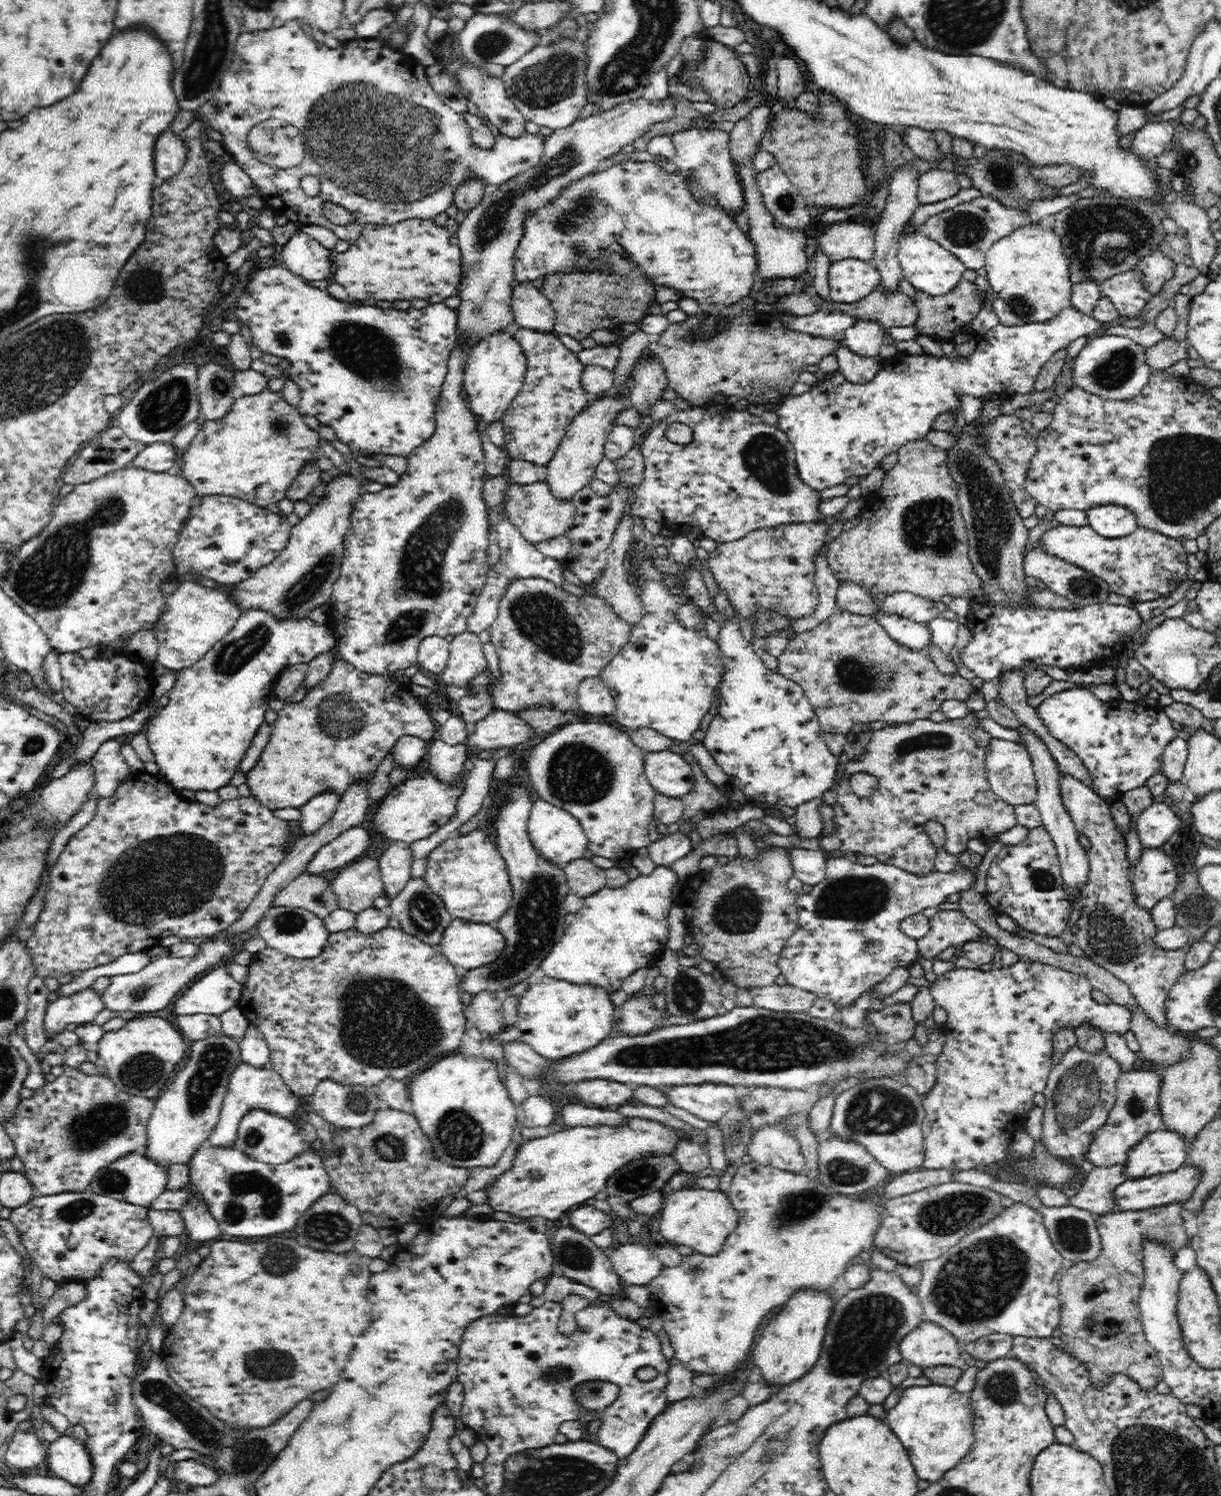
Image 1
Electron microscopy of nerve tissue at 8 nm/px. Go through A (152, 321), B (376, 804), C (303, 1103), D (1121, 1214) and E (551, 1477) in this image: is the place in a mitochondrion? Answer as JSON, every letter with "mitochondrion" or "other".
{"A":"other","B":"other","C":"other","D":"other","E":"mitochondrion"}

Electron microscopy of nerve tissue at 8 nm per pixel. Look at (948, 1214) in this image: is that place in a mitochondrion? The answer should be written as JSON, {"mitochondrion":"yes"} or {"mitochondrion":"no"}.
{"mitochondrion":"yes"}

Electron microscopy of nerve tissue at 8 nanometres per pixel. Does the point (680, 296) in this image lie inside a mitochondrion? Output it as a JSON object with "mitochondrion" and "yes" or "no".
{"mitochondrion":"no"}

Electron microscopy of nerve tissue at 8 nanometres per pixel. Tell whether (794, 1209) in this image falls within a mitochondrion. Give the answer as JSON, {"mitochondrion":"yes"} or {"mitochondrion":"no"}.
{"mitochondrion":"yes"}

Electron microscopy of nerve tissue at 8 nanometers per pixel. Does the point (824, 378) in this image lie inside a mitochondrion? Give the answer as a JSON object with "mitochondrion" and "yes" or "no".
{"mitochondrion":"no"}

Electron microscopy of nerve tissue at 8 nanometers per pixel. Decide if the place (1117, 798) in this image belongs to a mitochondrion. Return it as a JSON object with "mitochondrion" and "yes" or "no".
{"mitochondrion":"no"}

